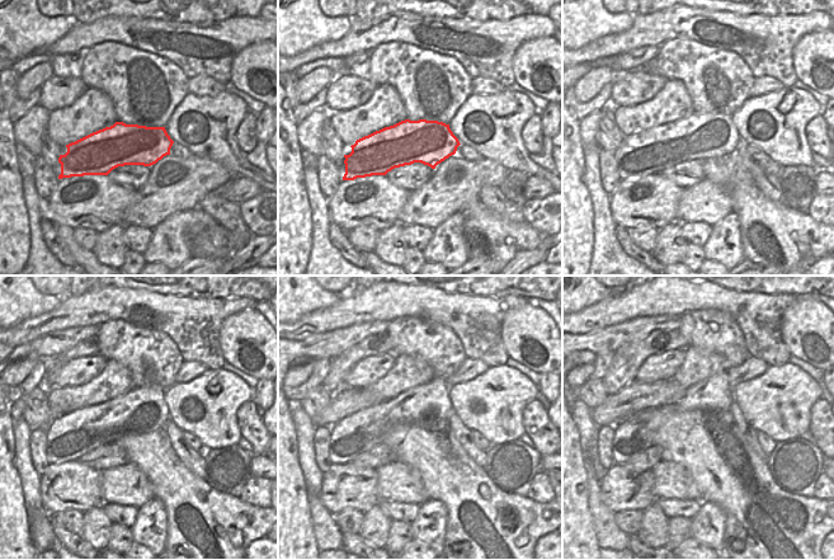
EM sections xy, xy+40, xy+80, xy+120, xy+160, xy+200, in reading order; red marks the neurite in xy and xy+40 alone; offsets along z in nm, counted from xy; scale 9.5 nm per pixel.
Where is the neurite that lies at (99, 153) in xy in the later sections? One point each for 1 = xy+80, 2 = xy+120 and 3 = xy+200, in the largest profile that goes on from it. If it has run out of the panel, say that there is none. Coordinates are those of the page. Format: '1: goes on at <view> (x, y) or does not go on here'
1: goes on at xy+80 (701, 136)
2: goes on at xy+120 (138, 410)
3: goes on at xy+200 (712, 393)

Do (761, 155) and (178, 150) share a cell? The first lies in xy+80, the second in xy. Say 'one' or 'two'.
one

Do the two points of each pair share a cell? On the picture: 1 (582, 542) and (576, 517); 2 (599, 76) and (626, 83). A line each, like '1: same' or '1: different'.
1: same
2: different

